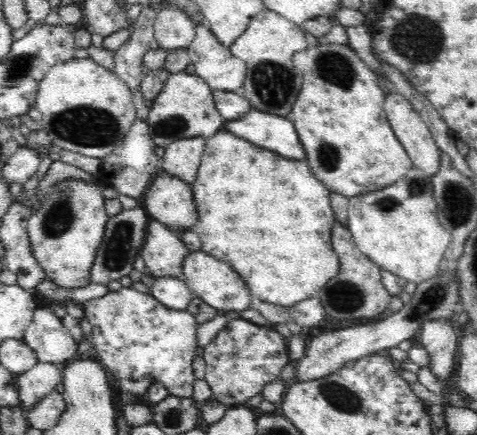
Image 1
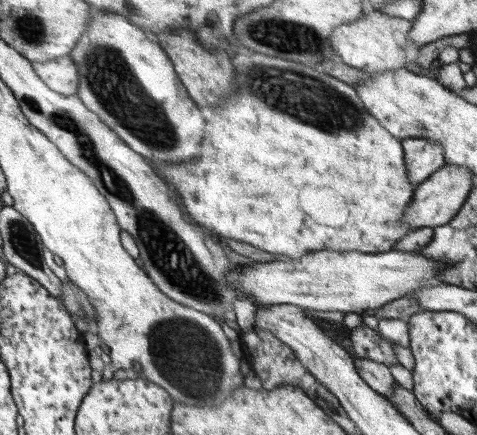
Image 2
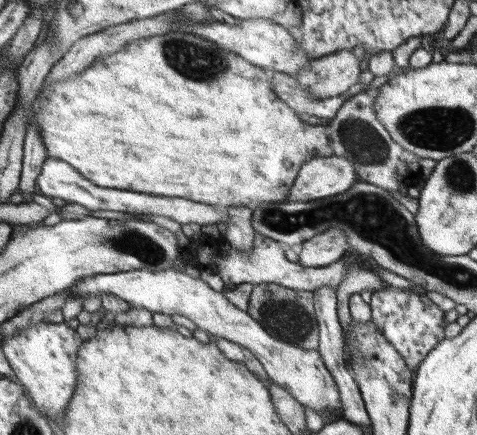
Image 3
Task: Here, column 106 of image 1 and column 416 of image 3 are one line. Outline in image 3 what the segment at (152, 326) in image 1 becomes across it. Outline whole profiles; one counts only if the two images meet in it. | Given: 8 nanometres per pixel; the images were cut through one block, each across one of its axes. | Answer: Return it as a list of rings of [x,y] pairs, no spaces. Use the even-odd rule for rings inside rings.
[[[381,288],[371,294],[371,322],[381,330],[381,334],[397,348],[411,372],[417,372],[425,356],[441,342],[443,338],[443,314],[425,294],[413,294],[401,288]]]

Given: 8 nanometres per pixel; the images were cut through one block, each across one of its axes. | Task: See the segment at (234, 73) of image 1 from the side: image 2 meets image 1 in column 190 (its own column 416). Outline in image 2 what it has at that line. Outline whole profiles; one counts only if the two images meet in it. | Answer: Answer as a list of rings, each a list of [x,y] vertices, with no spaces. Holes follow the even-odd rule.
[[[369,12],[361,14],[361,18],[353,24],[341,24],[331,32],[329,46],[333,54],[347,66],[357,68],[363,74],[381,74],[391,72],[395,68],[403,68],[407,64],[413,64],[419,54],[419,44],[407,40],[407,32],[411,30],[411,24],[401,18],[391,18],[381,12]]]

